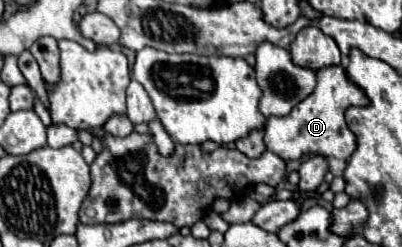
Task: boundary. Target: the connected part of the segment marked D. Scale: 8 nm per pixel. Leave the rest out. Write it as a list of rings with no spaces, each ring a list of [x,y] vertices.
[[[342,65],[324,67],[318,71],[318,85],[314,93],[298,103],[288,117],[268,117],[264,129],[266,149],[284,161],[300,159],[304,153],[320,153],[324,157],[346,161],[352,155],[352,149],[356,149],[356,135],[348,129],[344,113],[348,107],[364,105],[370,105],[368,97],[364,97],[364,91],[358,85],[352,85],[352,81],[348,81],[346,69]]]

